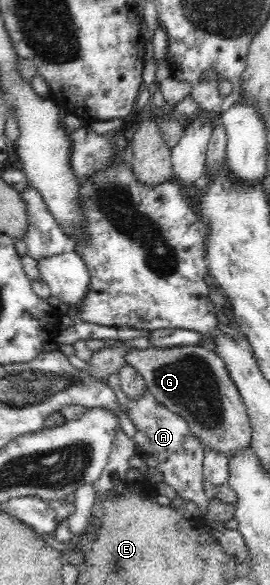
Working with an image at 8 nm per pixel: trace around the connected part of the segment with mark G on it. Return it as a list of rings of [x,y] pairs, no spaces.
[[[197,346],[175,347],[175,349],[129,349],[125,353],[126,365],[133,367],[144,380],[146,392],[157,402],[169,409],[176,416],[187,422],[191,435],[204,448],[204,452],[213,451],[218,455],[225,455],[233,459],[235,455],[243,453],[250,448],[252,440],[252,427],[246,407],[241,401],[238,389],[231,380],[224,361],[209,349]]]

